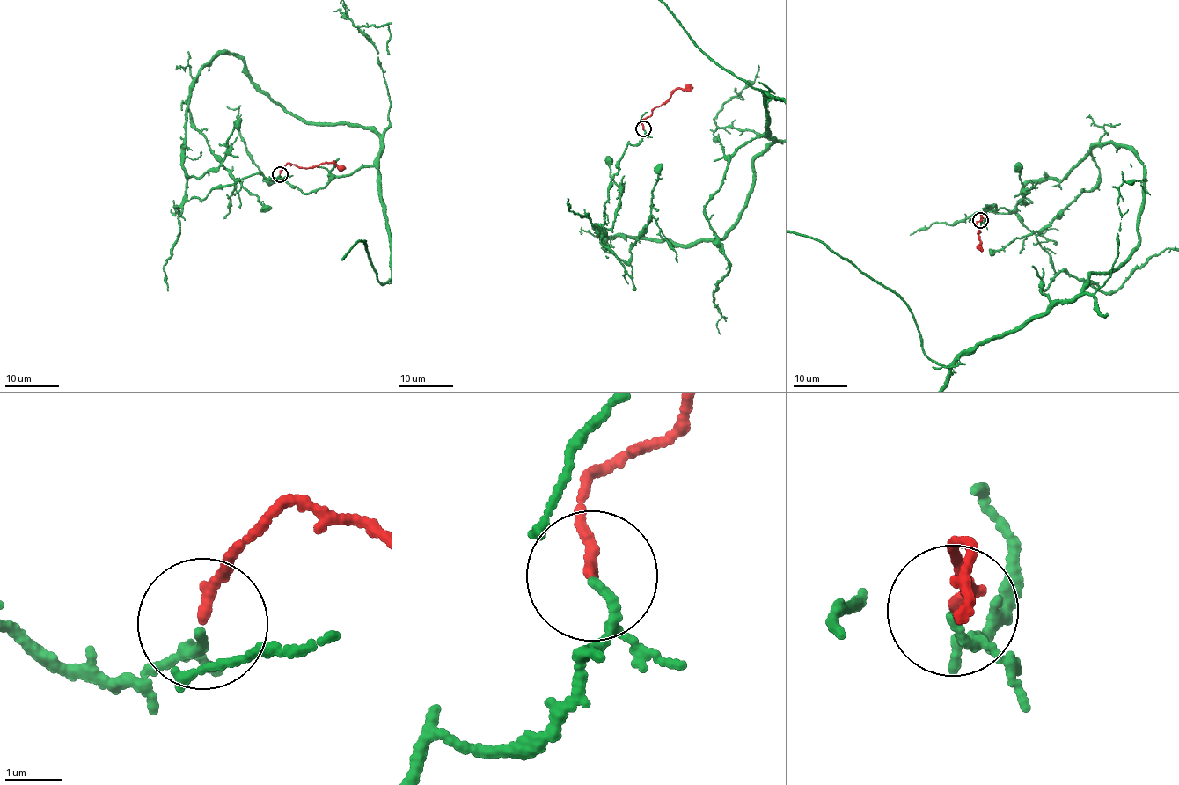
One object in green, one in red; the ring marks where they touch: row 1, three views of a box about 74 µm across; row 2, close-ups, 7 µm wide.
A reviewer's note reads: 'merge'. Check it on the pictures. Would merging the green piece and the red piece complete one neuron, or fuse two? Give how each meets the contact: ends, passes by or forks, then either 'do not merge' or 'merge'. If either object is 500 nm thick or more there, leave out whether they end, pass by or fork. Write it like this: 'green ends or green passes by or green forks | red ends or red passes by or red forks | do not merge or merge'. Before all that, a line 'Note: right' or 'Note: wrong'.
Note: right
green forks | red ends | merge

